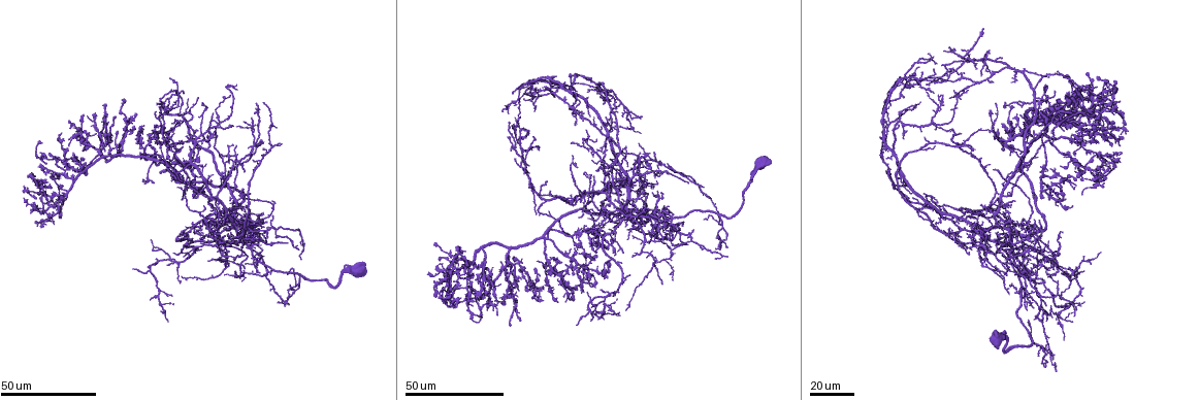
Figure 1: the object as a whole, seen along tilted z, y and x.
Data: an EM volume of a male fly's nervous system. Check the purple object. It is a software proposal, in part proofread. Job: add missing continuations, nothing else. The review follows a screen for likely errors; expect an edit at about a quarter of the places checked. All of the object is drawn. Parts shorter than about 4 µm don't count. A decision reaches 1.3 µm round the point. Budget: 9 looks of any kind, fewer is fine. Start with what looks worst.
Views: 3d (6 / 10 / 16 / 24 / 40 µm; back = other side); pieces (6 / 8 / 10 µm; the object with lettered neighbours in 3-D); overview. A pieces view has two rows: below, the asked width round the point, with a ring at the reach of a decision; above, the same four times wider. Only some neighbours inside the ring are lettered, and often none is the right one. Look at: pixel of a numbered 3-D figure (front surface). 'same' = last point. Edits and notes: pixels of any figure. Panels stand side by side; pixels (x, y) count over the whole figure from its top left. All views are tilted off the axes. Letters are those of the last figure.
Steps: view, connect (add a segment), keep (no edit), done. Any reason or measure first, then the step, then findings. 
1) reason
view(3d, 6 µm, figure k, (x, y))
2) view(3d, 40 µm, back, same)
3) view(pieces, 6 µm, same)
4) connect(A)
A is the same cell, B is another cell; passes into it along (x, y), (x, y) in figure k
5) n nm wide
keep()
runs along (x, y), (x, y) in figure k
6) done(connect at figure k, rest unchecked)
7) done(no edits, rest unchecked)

free end
view(3d, 24 µm, figure 1, (941, 97))

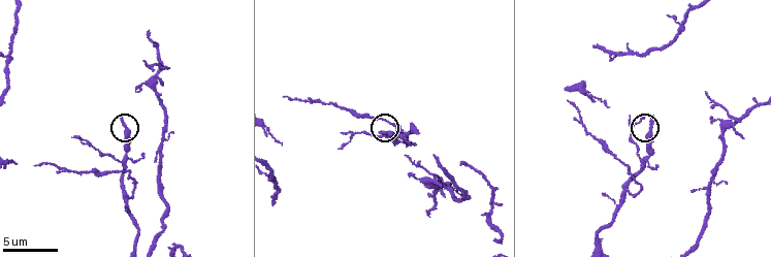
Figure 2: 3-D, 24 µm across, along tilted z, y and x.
view(pieces, 6 µm, figure 2, (380, 132))

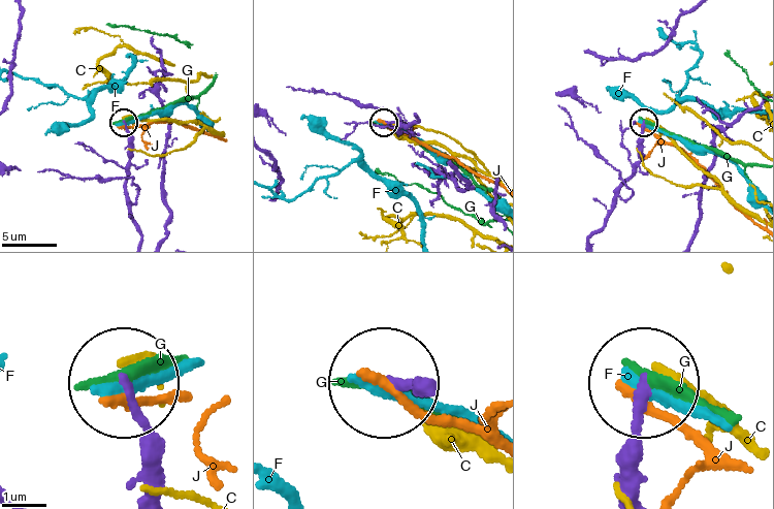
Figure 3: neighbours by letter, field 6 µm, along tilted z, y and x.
keep()
C, F, G and J are other cells; runs along (144, 496), (144, 434), (129, 381) in figure 3; no lettered segment goes on from it

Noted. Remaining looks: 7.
branch stops here
view(3d, 40 µm, figure 1, (202, 242))

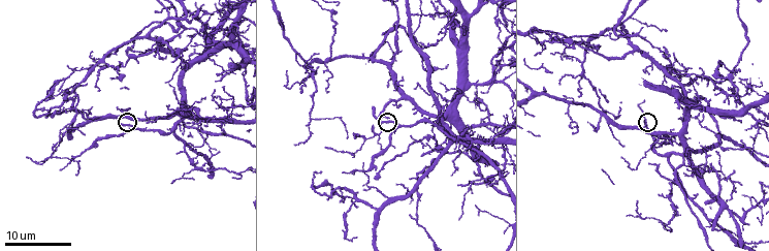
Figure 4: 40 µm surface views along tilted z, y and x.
see the neighbours
view(pieces, 10 µm, figure 4, (382, 123))

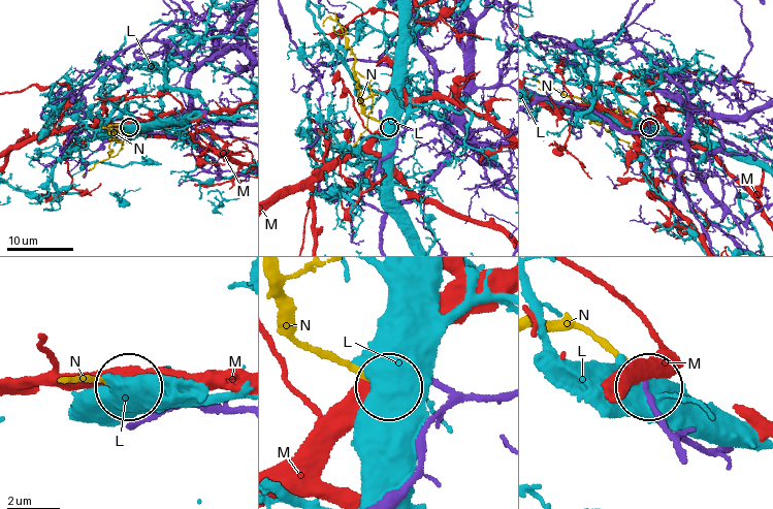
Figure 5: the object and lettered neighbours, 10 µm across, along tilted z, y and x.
connect(N)
N is the same cell, L and M are other cells; passes into it along (461, 399), (313, 354), (279, 276) in figure 5; it goes on there

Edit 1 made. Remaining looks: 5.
view(overview)

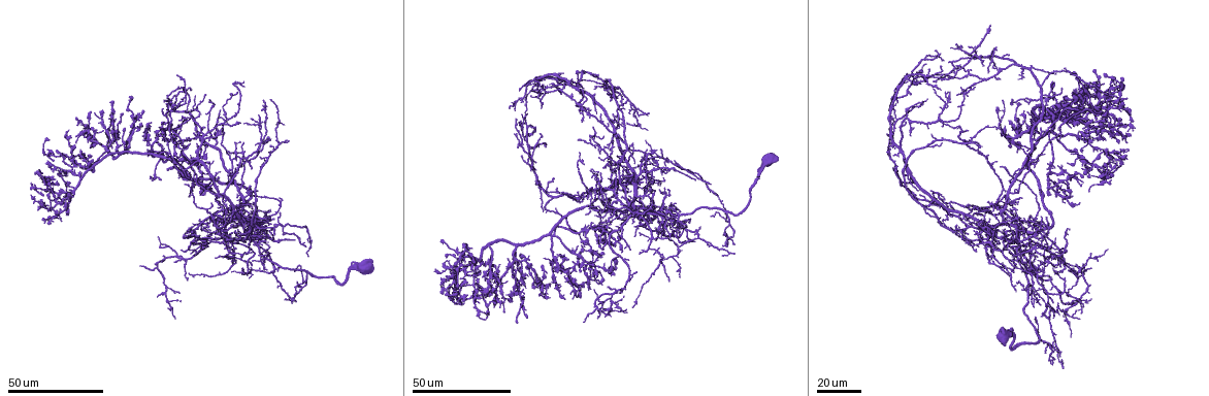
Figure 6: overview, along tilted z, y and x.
view(3d, 40 µm, figure 6, (1065, 250))

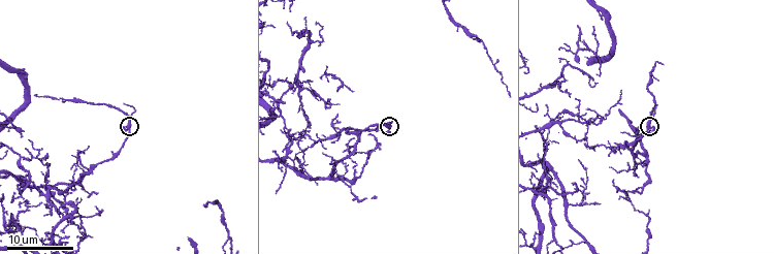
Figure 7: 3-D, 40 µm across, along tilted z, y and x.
view(pieces, 6 µm, figure 7, (653, 130))

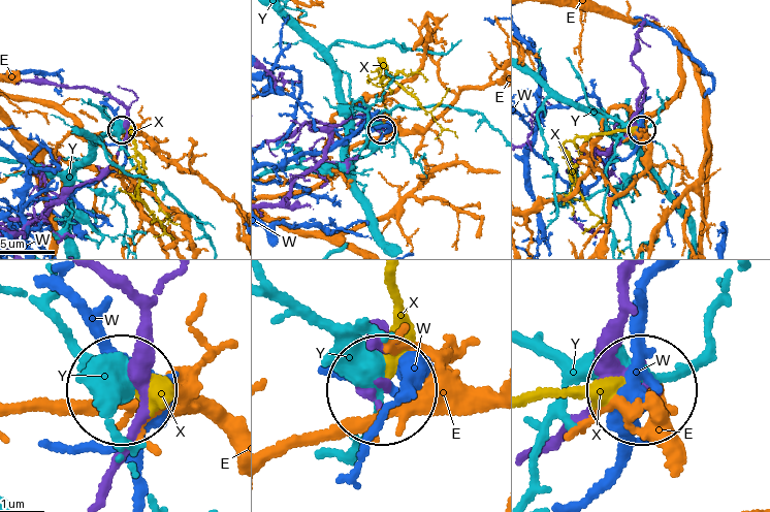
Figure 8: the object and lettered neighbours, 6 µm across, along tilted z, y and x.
keep()
E, W, X and Y are other cells; none of them fits

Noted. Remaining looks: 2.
branch stops here
view(3d, 24 µm, figure 4, (440, 33))

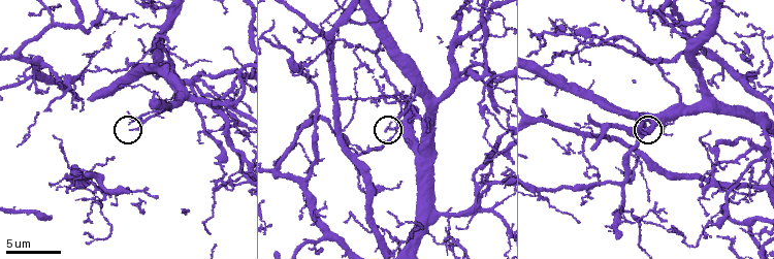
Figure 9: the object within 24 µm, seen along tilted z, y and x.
view(pieces, 6 µm, figure 9, (390, 129))

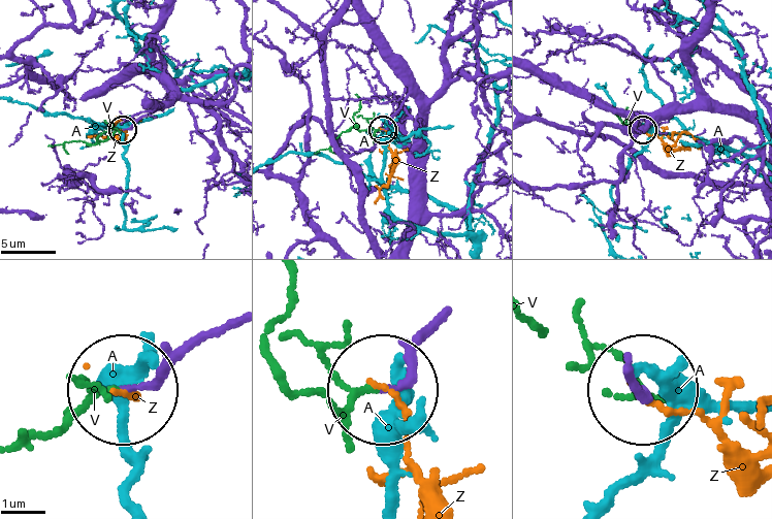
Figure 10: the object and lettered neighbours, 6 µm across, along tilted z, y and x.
connect(V)
V is the same cell, A and Z are other cells; passes into it along (403, 100), (383, 129), (372, 133), (348, 128), (316, 152) in figure 10; it goes on there

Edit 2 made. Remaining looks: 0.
done(connect at figure 5, connect at figure 10, rest unchecked)

